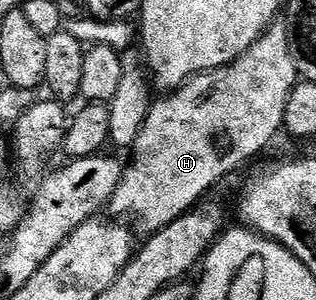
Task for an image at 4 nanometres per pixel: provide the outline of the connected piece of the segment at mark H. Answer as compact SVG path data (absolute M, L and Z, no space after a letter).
M276 22L263 33L263 37L257 42L253 42L253 46L249 46L249 50L245 50L245 54L241 54L233 62L229 62L220 68L210 68L207 72L198 72L196 76L192 76L182 84L180 88L168 91L166 94L152 103L148 110L148 116L144 120L144 125L141 126L140 133L133 145L133 152L135 157L123 169L123 177L117 186L117 190L111 195L111 202L109 205L109 212L112 217L125 218L121 216L128 216L129 219L135 220L134 227L140 233L150 234L159 232L165 226L169 226L177 218L181 218L184 212L190 212L192 208L196 207L204 199L203 196L210 190L214 184L219 184L226 178L230 172L238 170L242 164L247 164L271 139L274 138L278 132L283 128L283 119L285 118L285 102L289 102L289 94L295 88L297 83L297 73L293 66L293 58L289 54L289 42L287 41L287 25L283 22Z

